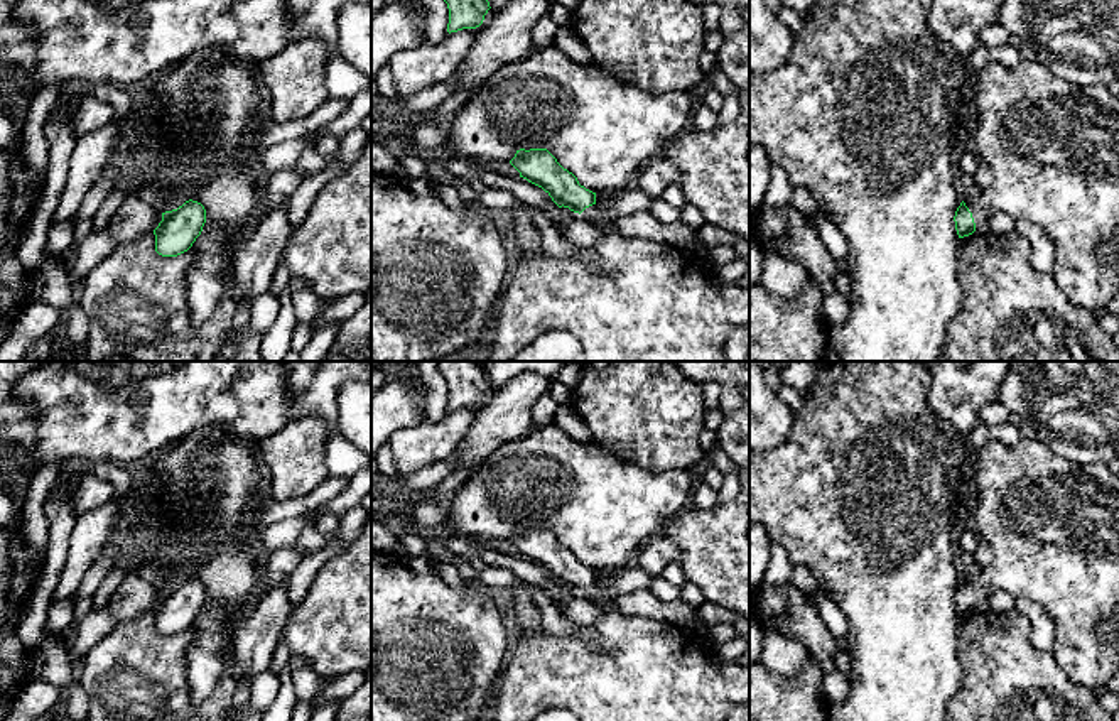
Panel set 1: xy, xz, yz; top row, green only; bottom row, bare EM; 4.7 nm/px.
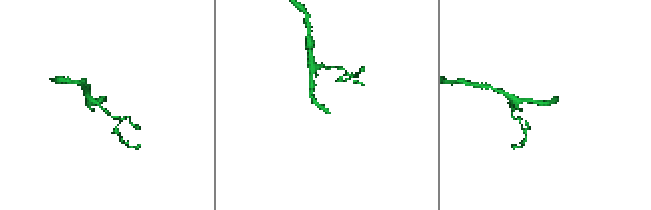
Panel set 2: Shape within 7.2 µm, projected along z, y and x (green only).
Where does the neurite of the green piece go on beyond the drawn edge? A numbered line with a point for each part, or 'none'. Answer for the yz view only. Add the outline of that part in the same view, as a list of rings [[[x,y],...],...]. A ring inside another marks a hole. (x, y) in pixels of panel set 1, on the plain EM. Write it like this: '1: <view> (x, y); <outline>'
1: yz (1054, 527); [[[989,439],[981,449],[976,451],[974,464],[976,491],[979,493],[974,515],[974,530],[986,540],[992,552],[994,562],[979,571],[974,577],[964,577],[972,591],[976,608],[986,608],[987,596],[996,591],[1006,591],[1014,599],[1024,598],[1045,608],[1055,625],[1055,643],[1051,653],[1062,672],[1075,684],[1087,689],[1099,689],[1105,686],[1119,669],[1119,474],[1114,474],[1105,463],[1094,463],[1089,466],[1073,464],[1062,456],[1051,453],[1038,439],[1019,439],[1014,446],[1006,446],[996,439]]]

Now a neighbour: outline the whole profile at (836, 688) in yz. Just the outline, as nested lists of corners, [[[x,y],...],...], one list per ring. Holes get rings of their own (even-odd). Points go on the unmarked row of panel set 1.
[[[839,670],[824,675],[822,692],[829,704],[842,704],[851,694],[847,675],[841,674]]]

